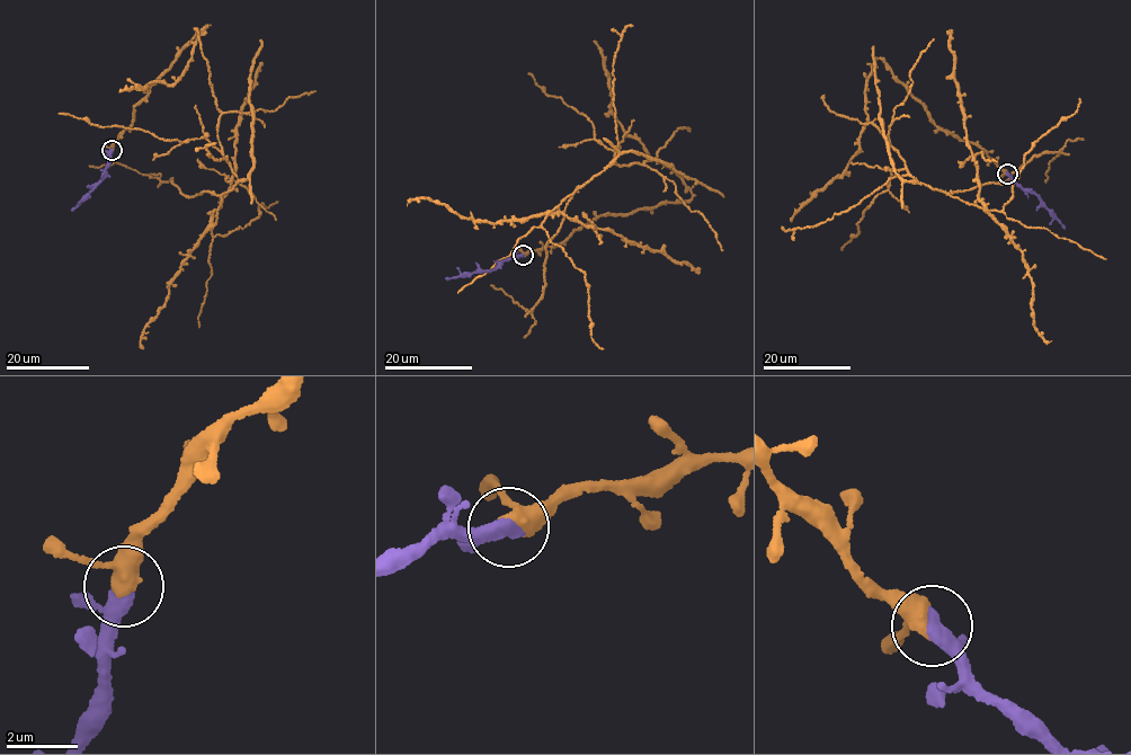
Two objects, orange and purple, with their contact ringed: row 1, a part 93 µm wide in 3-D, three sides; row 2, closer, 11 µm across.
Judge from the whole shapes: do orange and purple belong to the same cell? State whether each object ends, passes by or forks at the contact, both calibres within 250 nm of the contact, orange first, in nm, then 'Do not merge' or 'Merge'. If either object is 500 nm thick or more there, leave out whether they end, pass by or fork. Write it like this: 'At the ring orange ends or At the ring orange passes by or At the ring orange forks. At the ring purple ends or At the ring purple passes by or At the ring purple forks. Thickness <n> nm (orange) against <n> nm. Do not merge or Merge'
At the ring orange passes by. At the ring purple passes by. Thickness 440 nm (orange) against 360 nm. Merge

